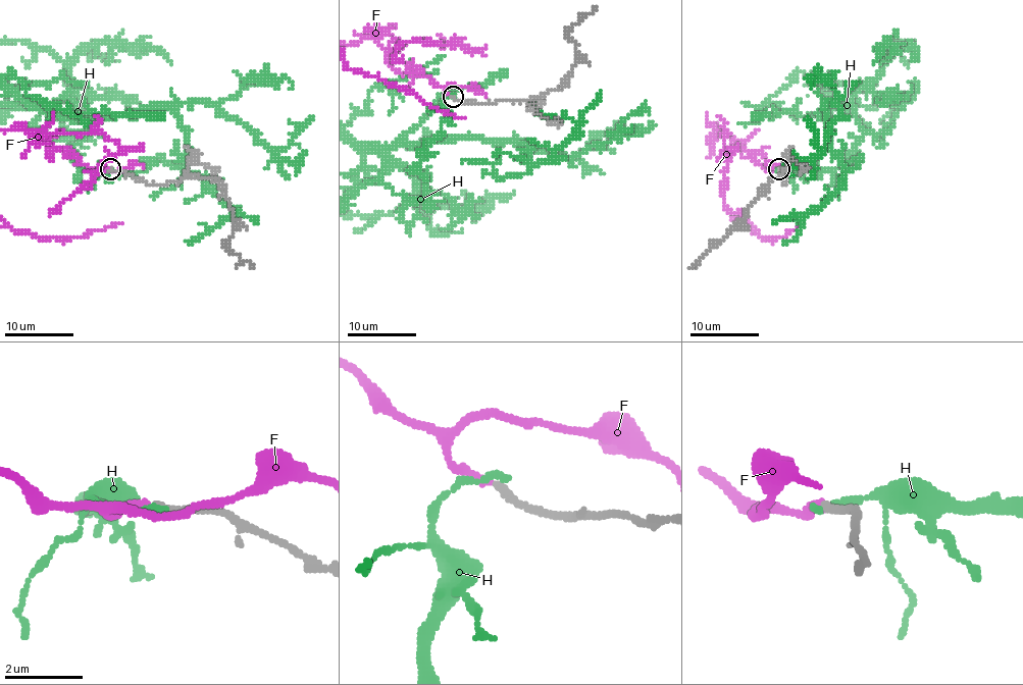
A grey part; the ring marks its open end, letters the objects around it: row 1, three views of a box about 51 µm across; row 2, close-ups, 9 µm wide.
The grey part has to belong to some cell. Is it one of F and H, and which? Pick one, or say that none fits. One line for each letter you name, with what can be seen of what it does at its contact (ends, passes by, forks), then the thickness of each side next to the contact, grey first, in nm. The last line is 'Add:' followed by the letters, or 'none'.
F: it ends; calibres 200 and 200 nm
Add: F

